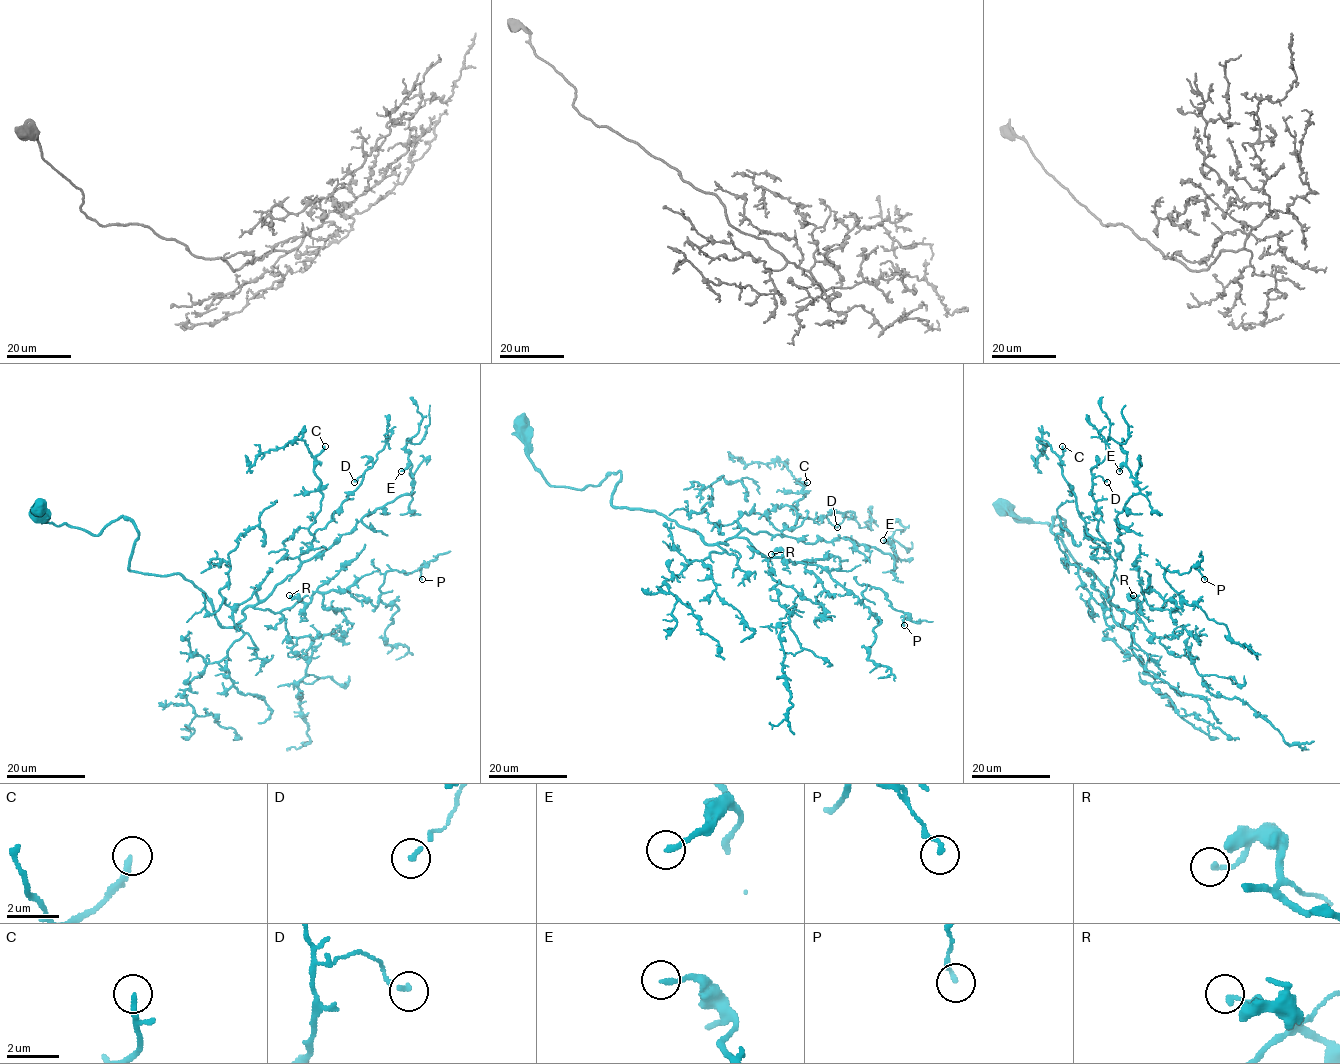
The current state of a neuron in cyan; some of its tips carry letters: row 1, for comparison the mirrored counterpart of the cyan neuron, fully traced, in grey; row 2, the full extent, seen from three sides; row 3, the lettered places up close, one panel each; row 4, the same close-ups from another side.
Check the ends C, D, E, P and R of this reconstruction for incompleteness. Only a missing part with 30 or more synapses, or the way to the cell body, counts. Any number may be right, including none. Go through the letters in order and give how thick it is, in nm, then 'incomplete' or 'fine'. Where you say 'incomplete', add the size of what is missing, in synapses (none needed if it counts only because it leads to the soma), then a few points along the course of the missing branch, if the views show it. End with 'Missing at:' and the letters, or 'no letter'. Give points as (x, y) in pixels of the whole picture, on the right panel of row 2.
C: 200 nm | incomplete | 70 syn | (1062, 446), (1060, 433), (1071, 413), (1071, 402), (1062, 389), (1069, 382), (1070, 368)
D: 160 nm | fine
E: 200 nm | fine
P: 160 nm | fine
R: 160 nm | fine
Missing at: C

